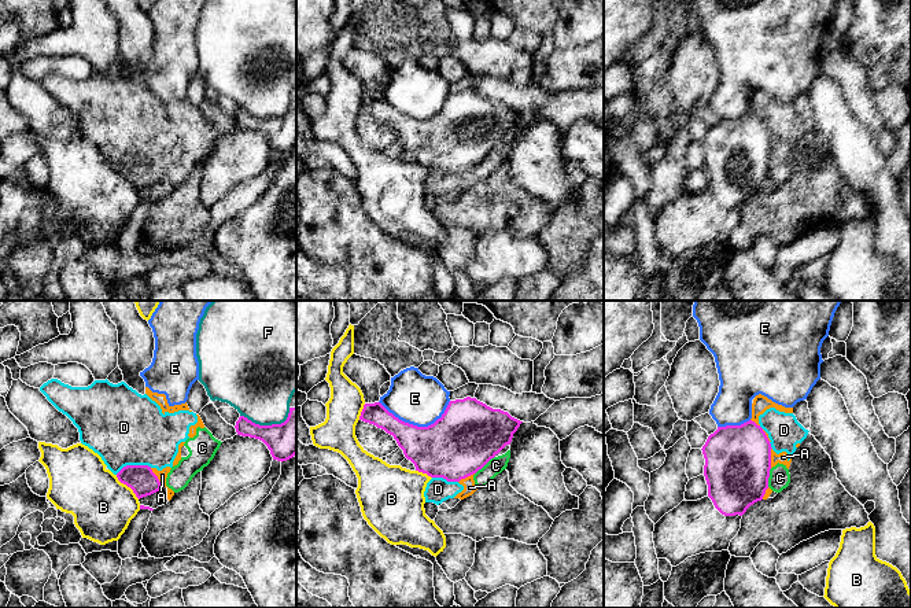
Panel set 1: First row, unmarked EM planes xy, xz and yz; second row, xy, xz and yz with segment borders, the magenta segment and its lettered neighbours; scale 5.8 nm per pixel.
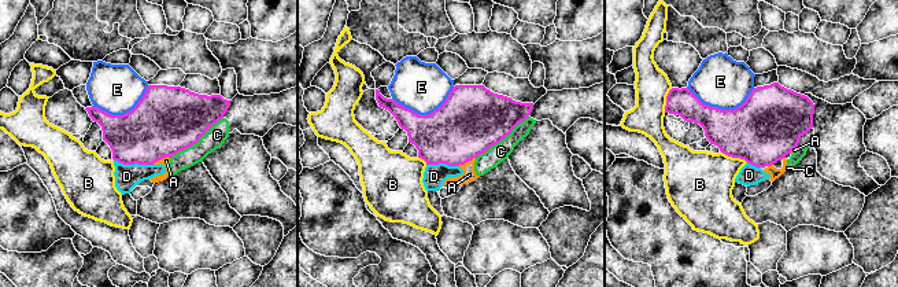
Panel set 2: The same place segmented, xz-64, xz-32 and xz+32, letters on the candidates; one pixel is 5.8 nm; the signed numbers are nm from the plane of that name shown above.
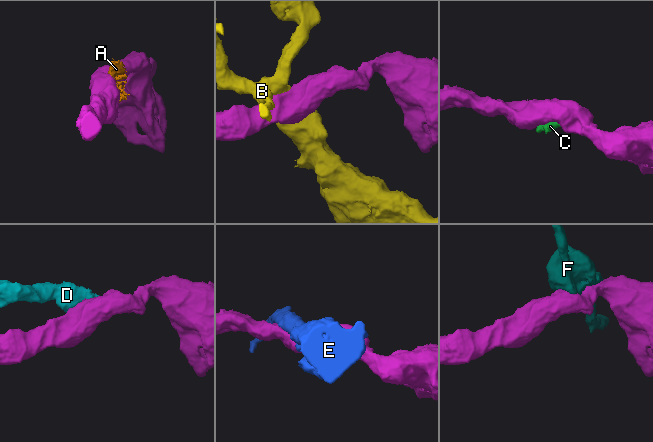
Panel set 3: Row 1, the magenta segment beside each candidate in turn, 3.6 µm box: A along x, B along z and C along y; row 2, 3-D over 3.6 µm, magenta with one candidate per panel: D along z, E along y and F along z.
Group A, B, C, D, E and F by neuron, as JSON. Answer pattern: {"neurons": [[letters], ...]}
{"neurons": [["A", "C", "D"], ["B"], ["E"], ["F"]]}

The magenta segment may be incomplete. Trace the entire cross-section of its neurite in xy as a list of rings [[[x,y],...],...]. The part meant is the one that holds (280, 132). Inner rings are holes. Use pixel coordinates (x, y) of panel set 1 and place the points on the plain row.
[[[296,99],[289,100],[288,110],[281,117],[259,118],[240,108],[235,121],[237,128],[262,133],[273,152],[283,155],[296,147]]]

